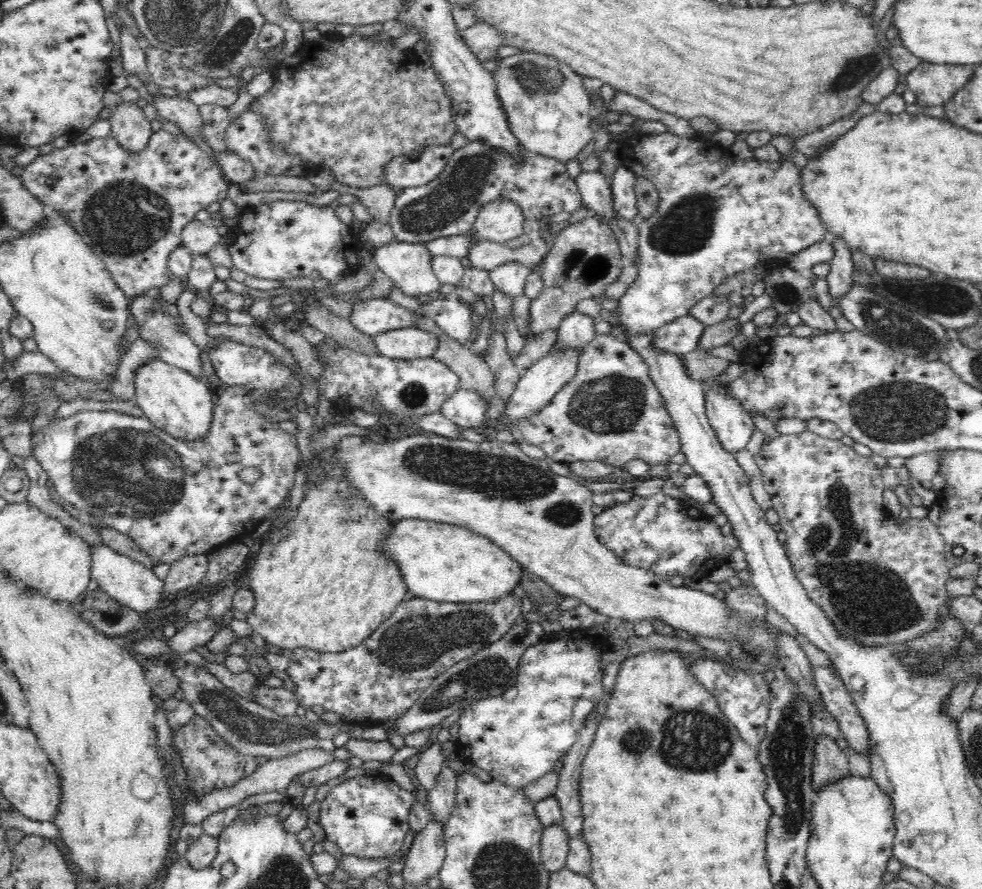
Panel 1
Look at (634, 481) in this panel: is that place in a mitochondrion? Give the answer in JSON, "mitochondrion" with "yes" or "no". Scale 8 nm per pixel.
{"mitochondrion":"no"}

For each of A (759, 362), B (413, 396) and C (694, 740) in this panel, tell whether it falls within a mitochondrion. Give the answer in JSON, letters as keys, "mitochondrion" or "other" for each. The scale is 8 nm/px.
{"A":"other","B":"mitochondrion","C":"mitochondrion"}

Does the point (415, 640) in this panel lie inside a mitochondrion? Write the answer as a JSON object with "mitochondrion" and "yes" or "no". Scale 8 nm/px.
{"mitochondrion":"yes"}

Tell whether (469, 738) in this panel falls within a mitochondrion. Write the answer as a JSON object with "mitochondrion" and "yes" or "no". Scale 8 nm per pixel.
{"mitochondrion":"no"}

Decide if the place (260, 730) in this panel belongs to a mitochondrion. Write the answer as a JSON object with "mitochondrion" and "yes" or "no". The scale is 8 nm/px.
{"mitochondrion":"yes"}

